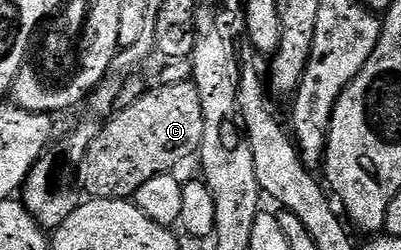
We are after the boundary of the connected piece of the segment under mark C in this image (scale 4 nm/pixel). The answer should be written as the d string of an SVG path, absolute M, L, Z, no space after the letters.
M191 80L184 82L183 84L167 84L162 86L160 84L154 85L155 88L146 89L145 93L140 98L136 98L134 102L122 105L121 111L110 120L109 123L102 125L97 135L94 136L94 140L91 147L91 157L93 159L89 162L89 175L85 178L84 189L88 191L94 198L123 198L126 200L132 199L139 192L139 188L143 188L143 184L147 184L147 180L155 180L155 176L160 174L174 173L178 168L177 165L180 162L185 162L189 157L196 155L201 148L201 141L203 140L203 104L199 104L199 92L197 86Z

